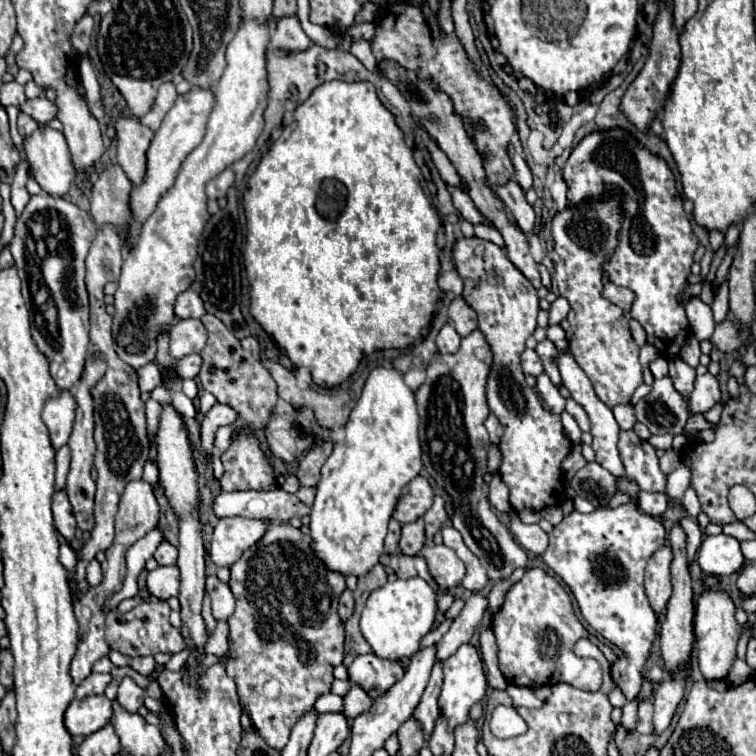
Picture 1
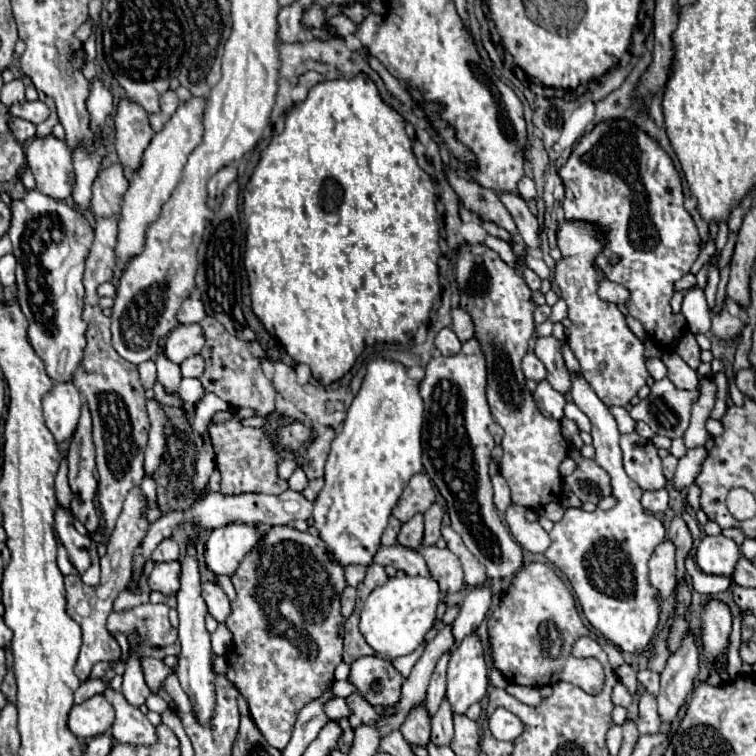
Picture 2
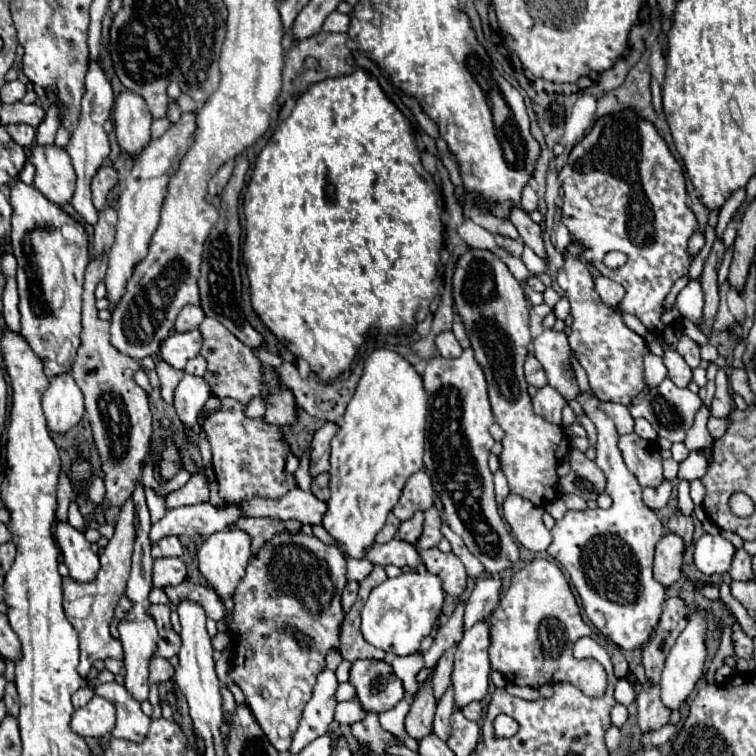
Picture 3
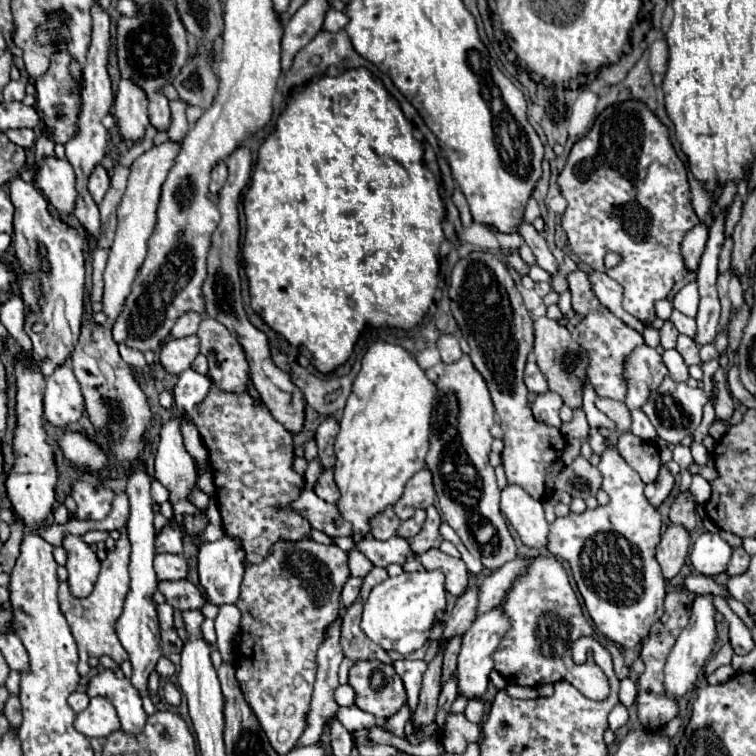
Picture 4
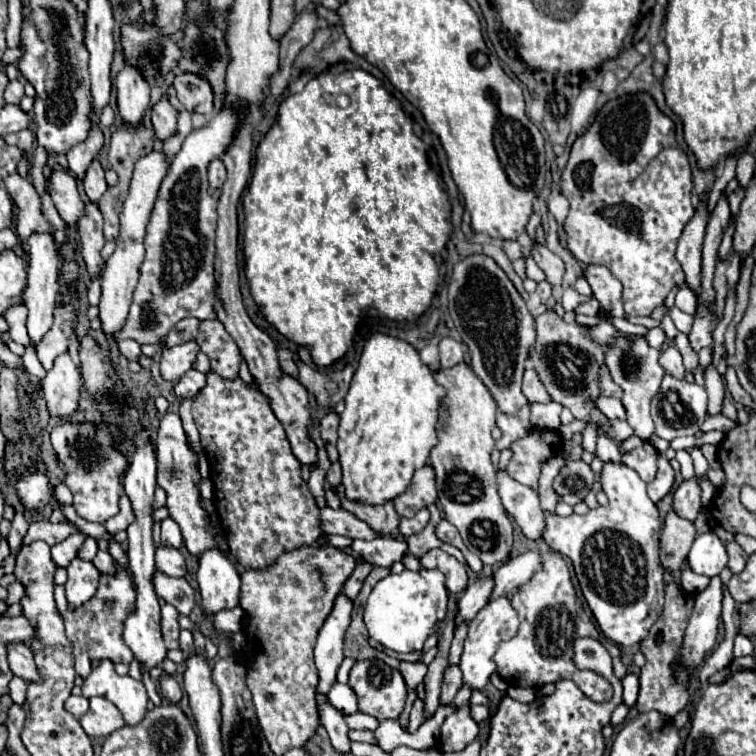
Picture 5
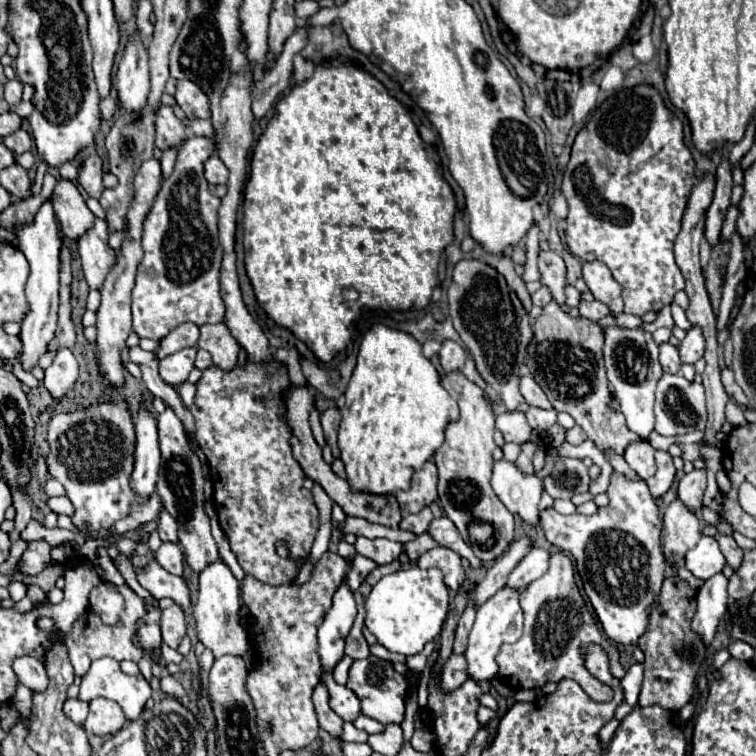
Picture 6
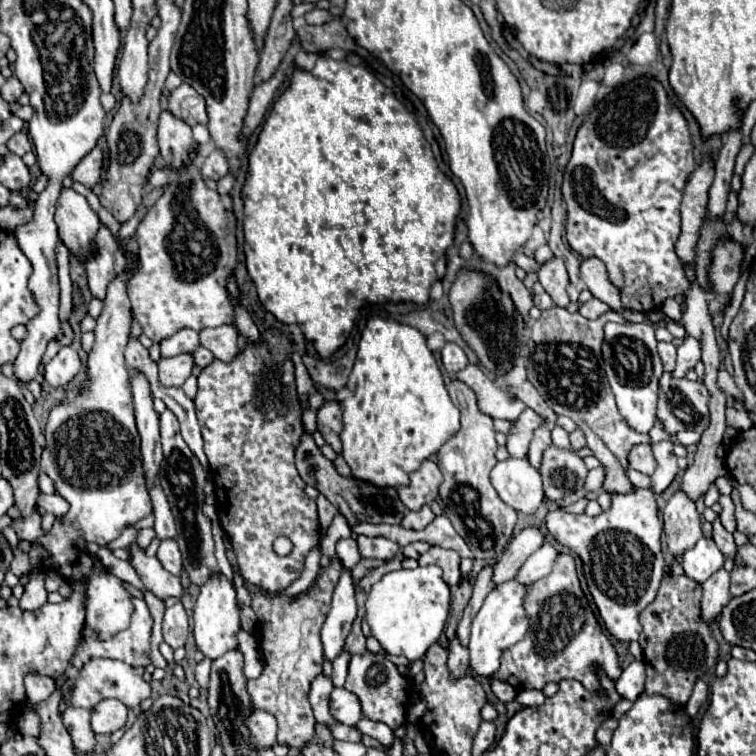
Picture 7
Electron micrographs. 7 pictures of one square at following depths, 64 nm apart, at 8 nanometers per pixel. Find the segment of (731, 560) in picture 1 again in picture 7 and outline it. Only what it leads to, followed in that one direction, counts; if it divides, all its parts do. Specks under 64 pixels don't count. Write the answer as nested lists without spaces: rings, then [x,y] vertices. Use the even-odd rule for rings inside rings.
[[[700,538],[690,550],[682,554],[684,574],[700,584],[706,582],[722,566],[724,566],[724,554],[710,538]]]

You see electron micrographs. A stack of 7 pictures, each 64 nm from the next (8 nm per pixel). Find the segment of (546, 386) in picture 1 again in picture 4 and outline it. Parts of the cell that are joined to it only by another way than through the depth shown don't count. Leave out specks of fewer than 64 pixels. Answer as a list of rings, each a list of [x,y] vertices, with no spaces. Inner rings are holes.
[[[546,392],[546,396],[538,396],[532,404],[532,414],[536,420],[546,422],[548,426],[556,426],[560,428],[560,412],[562,408],[562,400],[558,400],[558,396],[554,396],[552,392]]]

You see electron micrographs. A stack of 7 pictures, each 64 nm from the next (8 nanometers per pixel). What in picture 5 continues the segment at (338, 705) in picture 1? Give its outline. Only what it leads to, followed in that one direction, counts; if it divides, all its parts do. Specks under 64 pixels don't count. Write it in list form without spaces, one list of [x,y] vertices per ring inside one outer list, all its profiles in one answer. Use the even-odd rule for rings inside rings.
[[[356,712],[354,716],[344,716],[344,718],[352,730],[376,730],[378,728],[378,720],[374,720],[374,716],[366,716],[364,712]]]

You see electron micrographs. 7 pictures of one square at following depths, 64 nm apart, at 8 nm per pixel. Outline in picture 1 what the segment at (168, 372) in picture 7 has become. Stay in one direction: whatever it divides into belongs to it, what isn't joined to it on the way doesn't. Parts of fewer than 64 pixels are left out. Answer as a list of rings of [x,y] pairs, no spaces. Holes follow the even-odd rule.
[[[176,320],[176,324],[168,330],[168,336],[170,356],[174,360],[200,352],[206,344],[206,328],[202,328],[200,320]]]

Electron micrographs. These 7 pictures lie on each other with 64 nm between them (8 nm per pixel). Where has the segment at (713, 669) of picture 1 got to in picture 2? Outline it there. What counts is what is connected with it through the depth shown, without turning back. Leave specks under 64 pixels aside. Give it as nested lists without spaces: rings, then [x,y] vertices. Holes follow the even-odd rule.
[[[710,600],[704,606],[702,620],[704,620],[702,628],[704,658],[708,660],[708,664],[712,664],[718,654],[724,654],[728,650],[728,638],[732,630],[730,608],[718,600]]]

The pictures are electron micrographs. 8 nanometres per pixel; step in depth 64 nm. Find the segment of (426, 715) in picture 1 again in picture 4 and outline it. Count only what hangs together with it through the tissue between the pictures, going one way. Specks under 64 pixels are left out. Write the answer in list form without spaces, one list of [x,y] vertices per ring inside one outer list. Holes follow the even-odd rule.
[[[454,636],[448,642],[446,656],[444,656],[444,666],[442,666],[442,682],[446,682],[456,670],[456,658],[458,658],[458,652],[460,652],[460,644],[462,644],[462,636]]]

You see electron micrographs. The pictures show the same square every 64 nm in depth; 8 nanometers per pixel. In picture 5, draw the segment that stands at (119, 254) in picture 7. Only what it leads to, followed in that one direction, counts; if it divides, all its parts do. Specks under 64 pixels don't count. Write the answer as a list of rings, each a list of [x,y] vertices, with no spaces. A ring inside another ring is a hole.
[[[86,206],[86,216],[80,220],[80,252],[88,270],[90,280],[96,280],[104,270],[104,260],[100,250],[104,248],[104,234],[102,234],[102,214],[98,206]]]

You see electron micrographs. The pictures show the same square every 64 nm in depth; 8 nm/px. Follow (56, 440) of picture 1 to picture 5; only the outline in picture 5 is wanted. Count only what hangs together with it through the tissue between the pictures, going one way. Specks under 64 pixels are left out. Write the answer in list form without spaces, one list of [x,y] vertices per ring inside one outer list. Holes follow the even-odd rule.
[[[64,352],[54,360],[52,370],[46,372],[42,380],[44,398],[48,402],[48,410],[56,418],[70,418],[78,408],[80,398],[80,372],[72,362],[70,354]]]

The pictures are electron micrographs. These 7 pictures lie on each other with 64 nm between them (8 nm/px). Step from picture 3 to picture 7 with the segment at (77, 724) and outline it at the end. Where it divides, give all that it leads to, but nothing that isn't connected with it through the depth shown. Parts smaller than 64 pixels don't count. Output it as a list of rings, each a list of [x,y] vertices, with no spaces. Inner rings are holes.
[[[108,698],[92,710],[92,728],[96,734],[110,734],[120,730],[126,724],[126,718],[128,708],[120,700]]]

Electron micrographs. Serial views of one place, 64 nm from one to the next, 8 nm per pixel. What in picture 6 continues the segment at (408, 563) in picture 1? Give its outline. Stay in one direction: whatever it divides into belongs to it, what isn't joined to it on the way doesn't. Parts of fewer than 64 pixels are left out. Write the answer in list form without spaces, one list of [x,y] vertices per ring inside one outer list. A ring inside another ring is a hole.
[[[360,536],[356,540],[356,552],[374,560],[376,564],[390,564],[392,560],[396,560],[402,552],[402,544],[398,542],[392,542],[392,540],[386,540],[386,538],[374,538],[374,540],[368,540],[364,536]]]

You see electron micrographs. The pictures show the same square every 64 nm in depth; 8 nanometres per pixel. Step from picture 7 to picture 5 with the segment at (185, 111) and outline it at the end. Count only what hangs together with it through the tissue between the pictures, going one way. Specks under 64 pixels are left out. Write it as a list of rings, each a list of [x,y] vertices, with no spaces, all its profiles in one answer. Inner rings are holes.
[[[180,74],[174,80],[174,88],[178,92],[178,100],[180,104],[192,114],[204,114],[210,116],[214,112],[212,100],[214,94],[210,92],[210,84],[206,84],[206,80],[202,80],[200,76],[194,74]]]

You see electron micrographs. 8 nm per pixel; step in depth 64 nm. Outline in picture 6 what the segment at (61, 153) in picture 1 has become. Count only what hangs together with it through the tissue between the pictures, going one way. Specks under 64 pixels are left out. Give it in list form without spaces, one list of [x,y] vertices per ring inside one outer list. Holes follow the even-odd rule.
[[[58,180],[52,198],[56,220],[60,222],[64,238],[78,240],[94,226],[96,216],[88,210],[76,184],[70,180]]]

